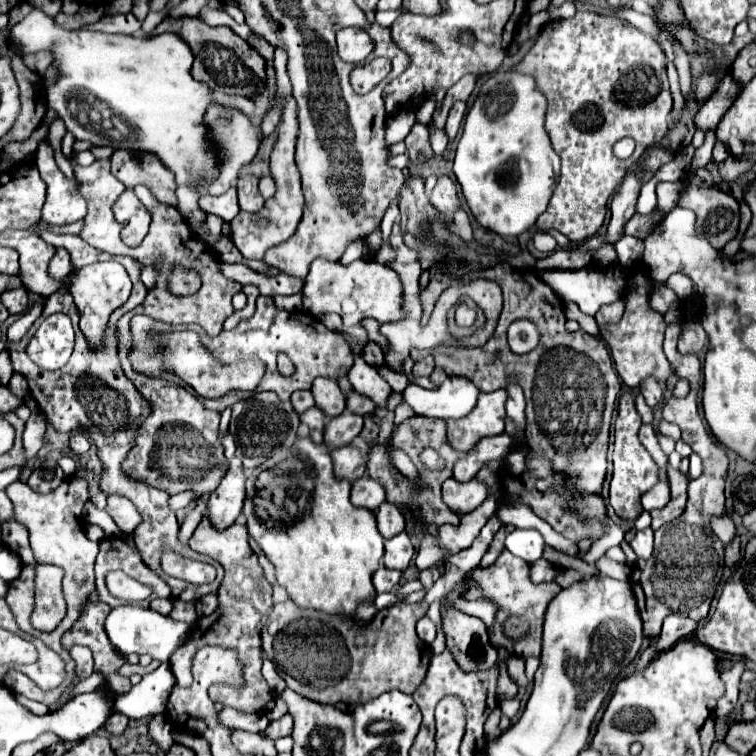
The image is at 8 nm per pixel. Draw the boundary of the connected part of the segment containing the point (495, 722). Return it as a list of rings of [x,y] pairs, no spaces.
[[[495,708],[495,710],[489,714],[487,722],[485,722],[485,734],[487,734],[489,740],[491,740],[491,738],[497,738],[497,736],[501,734],[501,730],[499,730],[499,718],[501,718],[501,710]]]

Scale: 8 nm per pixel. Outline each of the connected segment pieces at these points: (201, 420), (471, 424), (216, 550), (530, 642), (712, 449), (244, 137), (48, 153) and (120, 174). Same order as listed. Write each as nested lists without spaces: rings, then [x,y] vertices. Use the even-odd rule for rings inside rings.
[[[119,358],[119,362],[125,370],[125,376],[131,378],[135,388],[153,404],[151,416],[141,424],[135,446],[125,458],[125,472],[135,476],[135,480],[147,480],[147,484],[153,484],[167,494],[189,490],[197,500],[213,492],[227,474],[225,452],[217,438],[219,412],[207,410],[197,396],[187,392],[183,386],[137,374],[127,358]]]
[[[507,392],[479,394],[477,406],[467,418],[447,420],[449,444],[461,452],[469,452],[481,436],[497,436],[505,432]]]
[[[203,520],[195,534],[189,540],[191,550],[199,554],[207,554],[213,560],[221,562],[225,568],[223,582],[217,590],[217,600],[219,606],[211,616],[201,616],[195,620],[193,628],[189,630],[187,640],[177,648],[169,660],[171,672],[177,680],[177,686],[187,688],[191,680],[191,660],[197,648],[207,646],[207,644],[219,644],[227,648],[235,648],[245,662],[245,688],[225,688],[225,686],[213,686],[209,690],[209,696],[213,702],[221,702],[223,706],[231,706],[239,712],[263,712],[267,702],[275,698],[273,690],[261,676],[261,664],[263,664],[263,650],[261,650],[261,620],[267,616],[273,608],[273,590],[267,578],[263,576],[263,568],[257,562],[257,554],[249,548],[247,542],[247,528],[241,524],[233,524],[227,530],[213,530],[213,526]]]
[[[503,550],[499,558],[489,568],[473,568],[469,576],[469,590],[463,594],[465,600],[491,600],[497,604],[495,624],[489,628],[489,640],[495,648],[505,648],[511,656],[519,658],[531,658],[541,654],[541,626],[543,626],[543,614],[547,610],[547,604],[561,592],[561,586],[555,582],[545,584],[533,584],[529,576],[529,564],[517,556],[513,556],[509,550]],[[519,616],[523,618],[523,624],[529,632],[523,632],[519,638],[509,638],[503,632],[503,624],[507,618]]]
[[[695,296],[691,300],[685,300],[681,304],[681,318],[667,326],[665,332],[665,356],[675,368],[677,378],[685,378],[691,384],[691,390],[685,398],[671,396],[663,406],[663,420],[673,422],[683,432],[683,442],[687,442],[695,454],[703,460],[703,474],[697,480],[689,482],[689,498],[685,512],[671,524],[663,524],[659,530],[655,530],[655,552],[649,560],[637,560],[635,568],[631,572],[631,586],[637,596],[639,612],[643,616],[643,634],[647,638],[657,638],[661,634],[663,620],[673,614],[681,612],[687,614],[693,620],[703,620],[709,614],[711,600],[715,596],[719,578],[723,574],[723,554],[725,546],[711,534],[711,518],[725,514],[725,496],[723,496],[723,482],[727,472],[727,456],[721,446],[709,436],[709,432],[703,426],[703,420],[699,415],[698,397],[702,387],[702,362],[699,354],[679,354],[677,340],[681,334],[683,324],[689,320],[699,320],[701,316],[701,298]]]
[[[239,110],[231,112],[231,116],[209,116],[209,118],[205,118],[205,122],[209,124],[209,128],[211,128],[211,132],[213,132],[213,142],[217,144],[219,154],[221,154],[221,158],[225,160],[223,166],[221,166],[221,172],[219,172],[217,182],[215,182],[213,186],[201,190],[203,194],[213,194],[213,196],[215,196],[215,194],[227,192],[229,186],[231,186],[231,182],[239,176],[239,170],[241,170],[247,162],[251,162],[251,160],[255,158],[255,154],[257,154],[257,150],[259,150],[259,128],[255,128],[255,126],[251,124],[251,120],[249,120],[243,112],[239,112]]]
[[[41,142],[35,150],[35,164],[41,172],[41,178],[47,184],[47,200],[41,212],[41,222],[65,226],[83,220],[87,212],[85,198],[81,196],[77,182],[61,174],[61,170],[55,164],[53,150],[47,142]]]
[[[115,150],[111,156],[111,172],[127,188],[143,184],[159,202],[177,208],[175,176],[157,160],[157,156],[133,150]]]

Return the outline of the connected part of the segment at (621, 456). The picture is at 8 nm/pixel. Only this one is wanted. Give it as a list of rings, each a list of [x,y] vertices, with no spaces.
[[[629,390],[619,398],[617,418],[615,418],[615,444],[613,444],[613,478],[611,478],[611,490],[609,490],[609,504],[613,506],[615,514],[623,520],[635,520],[641,512],[641,496],[651,490],[659,482],[659,470],[653,462],[651,454],[645,450],[645,446],[639,442],[637,432],[641,426],[641,416],[635,408],[635,394]]]

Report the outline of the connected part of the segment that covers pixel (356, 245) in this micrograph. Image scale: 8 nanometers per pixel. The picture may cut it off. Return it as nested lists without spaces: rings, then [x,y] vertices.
[[[353,240],[353,242],[349,242],[349,246],[347,246],[347,250],[343,252],[343,256],[341,256],[341,264],[351,264],[353,260],[357,260],[357,258],[363,258],[363,250],[365,250],[365,240]]]

